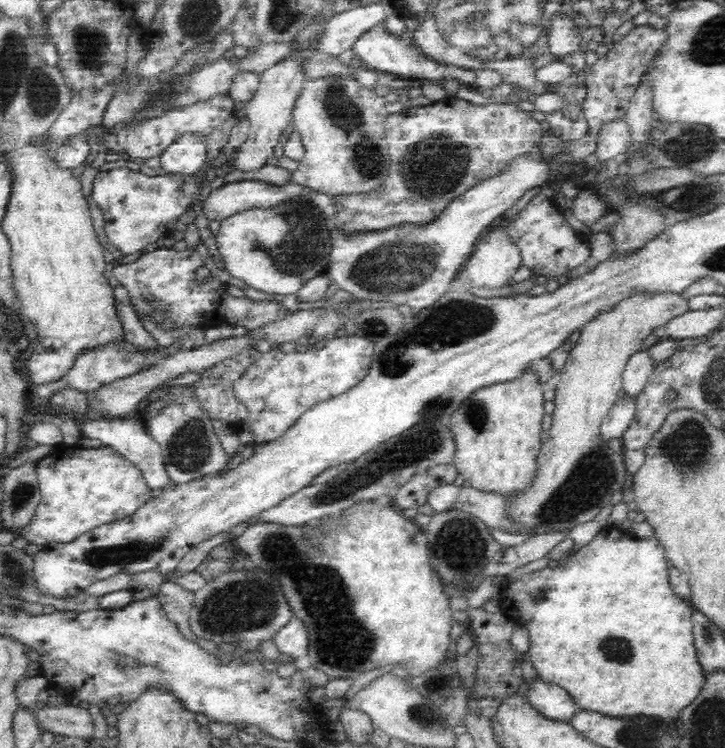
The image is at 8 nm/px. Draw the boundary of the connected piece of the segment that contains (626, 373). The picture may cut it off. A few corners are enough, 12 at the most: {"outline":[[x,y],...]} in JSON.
{"outline":[[650,347],[628,355],[623,390],[637,394],[652,374],[656,359]]}

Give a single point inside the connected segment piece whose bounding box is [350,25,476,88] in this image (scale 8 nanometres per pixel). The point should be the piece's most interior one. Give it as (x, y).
(377, 49)

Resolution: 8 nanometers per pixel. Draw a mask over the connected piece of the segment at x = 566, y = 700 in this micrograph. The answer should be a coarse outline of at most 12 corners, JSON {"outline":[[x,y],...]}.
{"outline":[[541,679],[528,688],[544,716],[570,724],[582,709],[565,688]]}

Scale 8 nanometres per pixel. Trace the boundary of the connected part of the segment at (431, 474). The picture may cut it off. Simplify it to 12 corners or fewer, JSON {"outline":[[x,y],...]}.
{"outline":[[439,465],[417,474],[389,500],[400,510],[426,503],[430,488],[453,482],[457,468]]}

